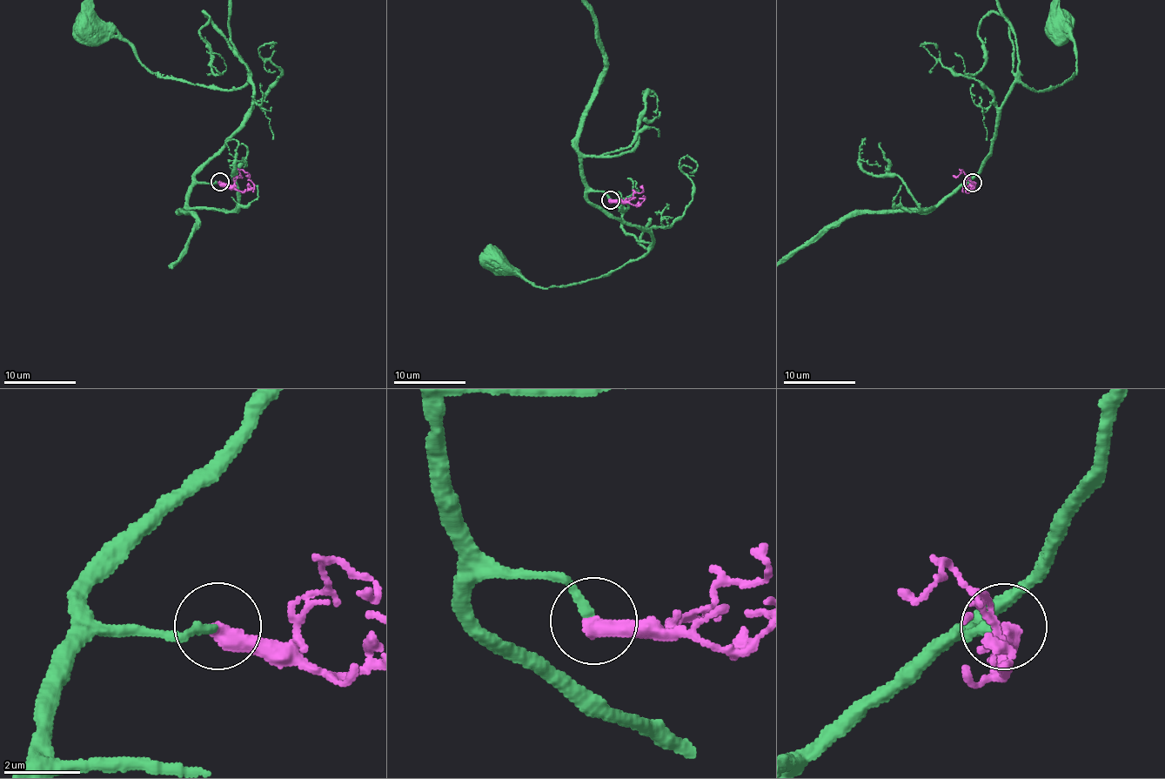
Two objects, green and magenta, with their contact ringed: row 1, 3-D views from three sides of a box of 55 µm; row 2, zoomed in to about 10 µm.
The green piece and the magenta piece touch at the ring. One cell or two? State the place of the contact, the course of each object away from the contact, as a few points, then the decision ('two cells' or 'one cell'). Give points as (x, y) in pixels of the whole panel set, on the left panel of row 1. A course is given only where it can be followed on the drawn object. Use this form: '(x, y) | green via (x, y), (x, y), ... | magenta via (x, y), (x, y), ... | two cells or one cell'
(219, 182) | green via (219, 182), (198, 182), (195, 171), (251, 108), (250, 83), (211, 89), (159, 78), (130, 45), (90, 30) | magenta via (220, 182), (247, 191), (254, 186), (248, 178) | one cell

